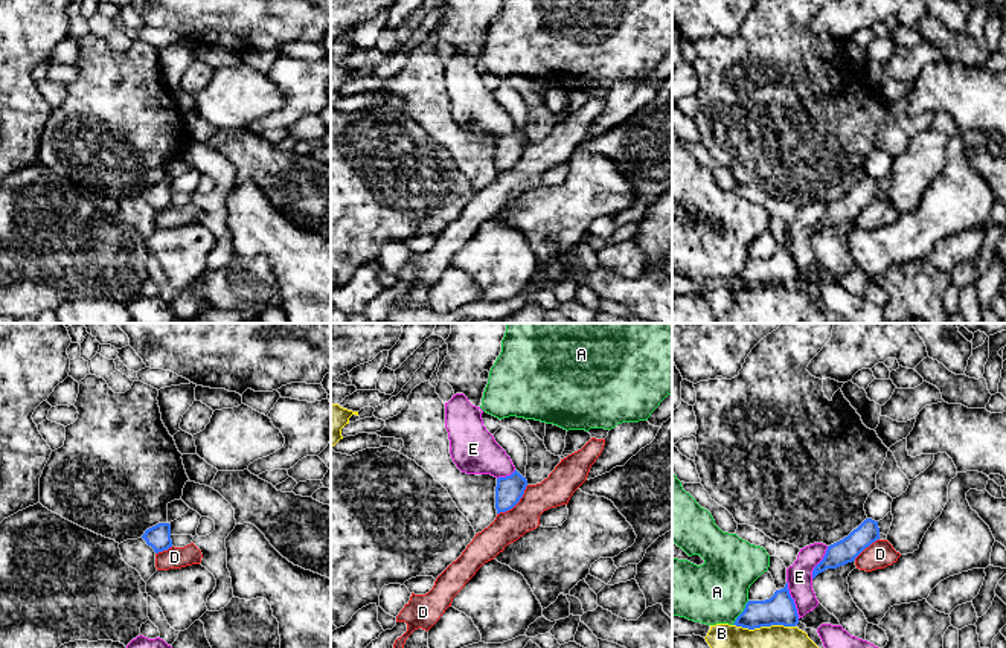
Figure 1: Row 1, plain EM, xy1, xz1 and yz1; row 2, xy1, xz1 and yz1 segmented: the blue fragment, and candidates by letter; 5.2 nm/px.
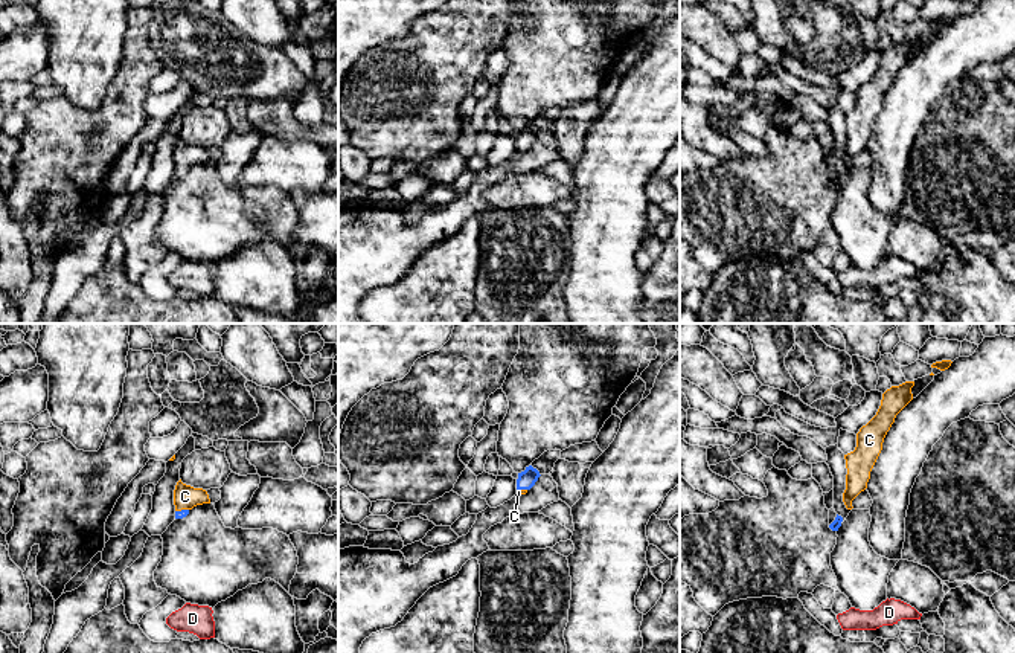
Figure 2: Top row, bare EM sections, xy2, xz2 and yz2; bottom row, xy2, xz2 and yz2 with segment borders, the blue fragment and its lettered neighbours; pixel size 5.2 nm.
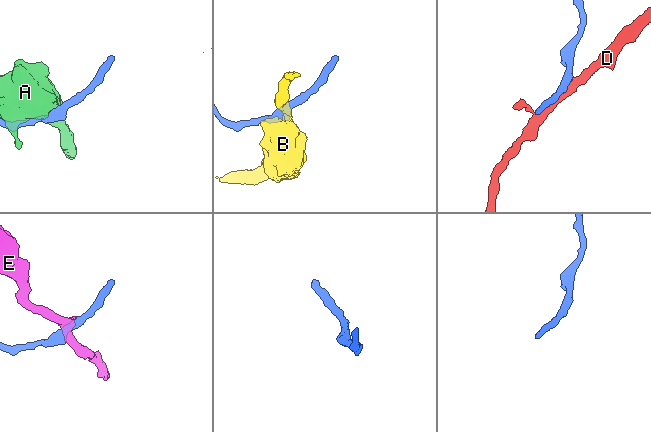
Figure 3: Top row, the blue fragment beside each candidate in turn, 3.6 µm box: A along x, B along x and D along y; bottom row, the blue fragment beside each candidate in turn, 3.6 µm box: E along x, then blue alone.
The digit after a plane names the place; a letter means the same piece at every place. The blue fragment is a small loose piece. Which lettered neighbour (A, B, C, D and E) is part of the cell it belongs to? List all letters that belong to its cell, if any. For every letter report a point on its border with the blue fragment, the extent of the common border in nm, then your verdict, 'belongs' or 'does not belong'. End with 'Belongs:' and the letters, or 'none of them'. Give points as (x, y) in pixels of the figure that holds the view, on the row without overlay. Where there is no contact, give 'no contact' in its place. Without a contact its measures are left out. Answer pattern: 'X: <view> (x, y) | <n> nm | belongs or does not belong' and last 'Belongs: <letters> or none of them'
A: yz1 (741, 272) | 160 nm | does not belong
B: yz1 (764, 284) | 320 nm | does not belong
C: xy2 (182, 168) | 70 nm | belongs
D: xz1 (515, 162) | 220 nm | does not belong
E: yz1 (793, 258) | 220 nm | does not belong
Belongs: C

